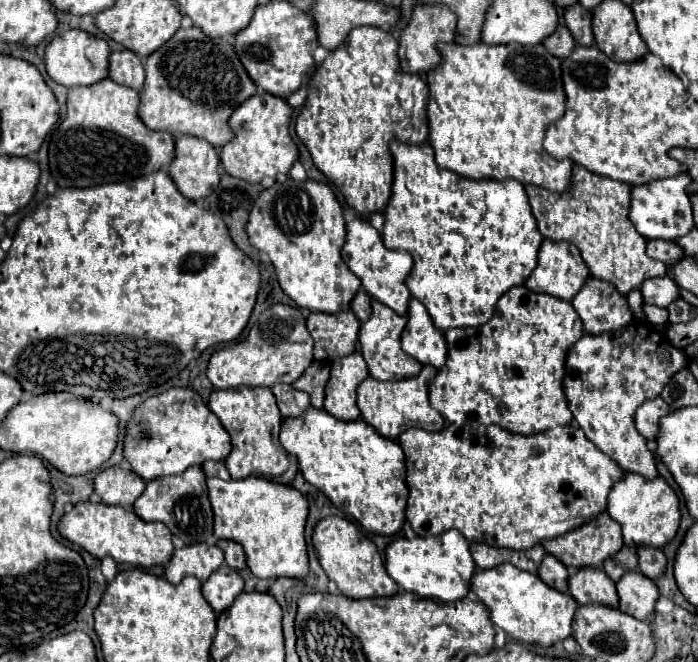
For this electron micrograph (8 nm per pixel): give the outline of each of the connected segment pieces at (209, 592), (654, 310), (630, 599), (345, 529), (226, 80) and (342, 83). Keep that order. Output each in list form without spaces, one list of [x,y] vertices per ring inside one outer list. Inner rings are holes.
[[[221,564],[205,582],[203,582],[203,596],[211,604],[215,612],[227,610],[231,602],[243,592],[243,578],[231,570],[227,564]]]
[[[644,304],[643,311],[646,315],[646,318],[653,325],[662,325],[667,322],[668,312],[666,309],[659,308],[655,305]]]
[[[627,572],[617,582],[617,594],[621,612],[643,622],[651,620],[655,600],[659,598],[659,590],[653,580],[647,580],[639,572]]]
[[[327,516],[317,522],[311,534],[311,542],[317,552],[321,568],[325,570],[329,580],[337,584],[341,594],[349,598],[373,598],[397,594],[397,584],[387,574],[383,558],[379,556],[375,544],[367,536],[363,536],[353,522],[341,516]]]
[[[197,26],[177,30],[159,50],[145,58],[145,84],[139,92],[139,118],[151,130],[165,130],[173,136],[187,134],[207,140],[219,148],[231,140],[227,118],[235,106],[257,92],[243,70],[231,40],[207,38]]]
[[[353,28],[347,40],[331,50],[321,64],[317,64],[317,70],[307,84],[307,100],[295,120],[295,134],[307,146],[313,164],[341,190],[347,204],[361,212],[359,216],[381,212],[391,196],[393,158],[389,142],[395,138],[415,144],[427,140],[427,84],[417,74],[405,74],[401,70],[399,60],[395,58],[397,48],[397,40],[381,28]]]

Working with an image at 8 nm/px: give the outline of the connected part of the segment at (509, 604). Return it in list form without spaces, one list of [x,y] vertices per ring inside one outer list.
[[[499,564],[487,570],[477,568],[471,578],[471,592],[487,606],[491,622],[515,640],[535,646],[551,646],[553,642],[561,642],[571,636],[577,602],[569,594],[551,590],[551,586],[539,582],[531,572],[523,572],[511,564]]]

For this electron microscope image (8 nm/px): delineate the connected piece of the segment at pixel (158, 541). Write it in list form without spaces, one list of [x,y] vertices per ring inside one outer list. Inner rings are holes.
[[[77,502],[73,510],[65,512],[57,526],[59,534],[93,554],[95,558],[111,556],[117,564],[133,564],[133,566],[163,566],[171,554],[171,532],[161,522],[143,522],[131,510],[119,506],[107,506],[103,502]]]

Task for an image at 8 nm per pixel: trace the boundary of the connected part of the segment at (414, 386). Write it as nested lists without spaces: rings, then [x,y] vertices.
[[[423,366],[423,370],[413,376],[413,378],[403,378],[403,380],[391,380],[391,382],[381,382],[375,378],[365,378],[359,386],[357,386],[357,408],[361,410],[361,418],[375,426],[375,430],[379,434],[383,434],[385,438],[395,440],[403,430],[417,426],[423,428],[427,432],[439,432],[445,428],[443,416],[431,408],[431,404],[427,402],[427,378],[431,378],[431,374],[435,374],[433,366]]]

